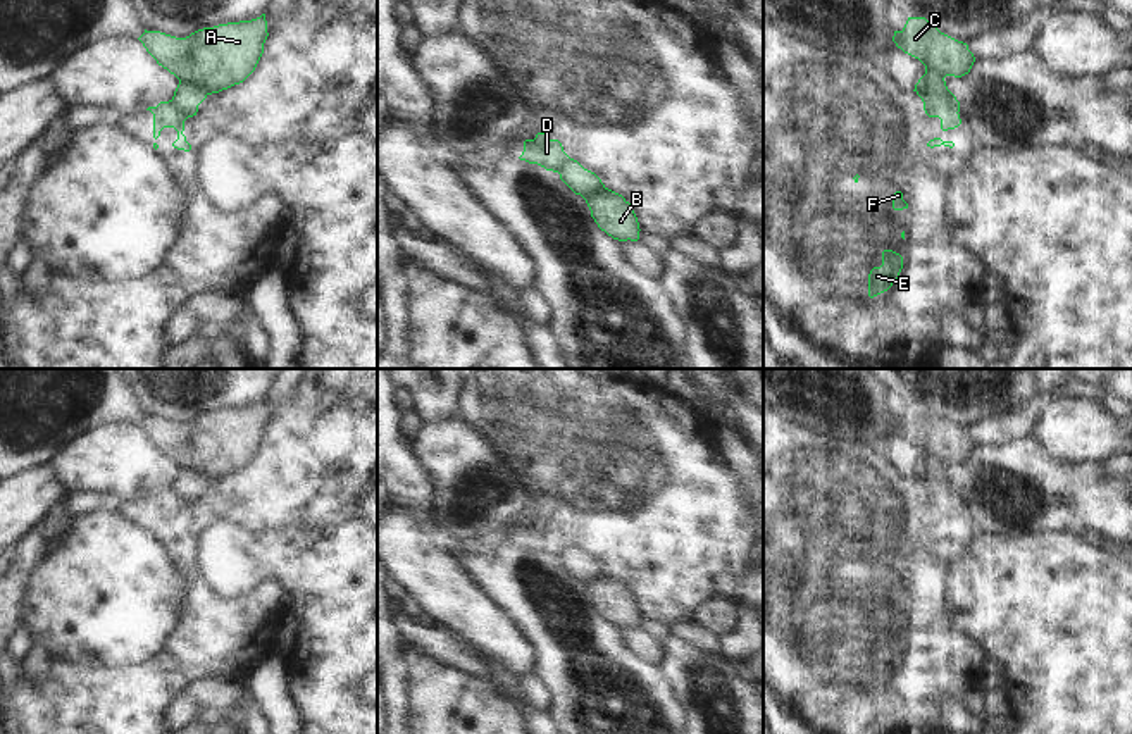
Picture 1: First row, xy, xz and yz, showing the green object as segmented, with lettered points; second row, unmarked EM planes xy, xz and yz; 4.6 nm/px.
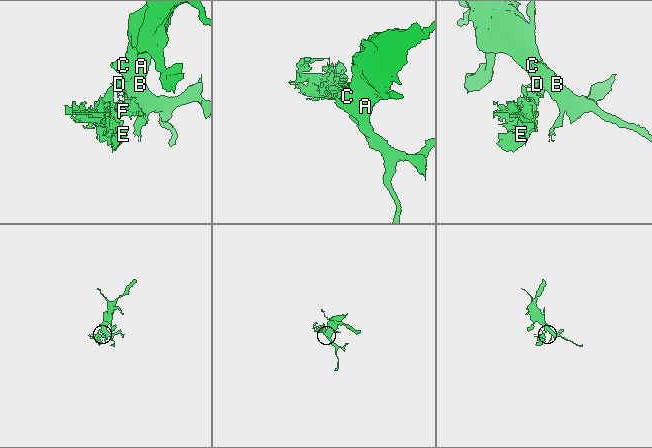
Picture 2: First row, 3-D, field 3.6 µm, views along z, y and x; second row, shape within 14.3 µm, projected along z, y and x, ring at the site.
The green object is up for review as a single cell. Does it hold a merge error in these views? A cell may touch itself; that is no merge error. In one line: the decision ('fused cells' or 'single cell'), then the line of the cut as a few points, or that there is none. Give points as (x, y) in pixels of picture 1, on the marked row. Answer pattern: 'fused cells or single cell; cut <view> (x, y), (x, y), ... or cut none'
fused cells; cut yz (917, 92), (934, 92), (958, 111)

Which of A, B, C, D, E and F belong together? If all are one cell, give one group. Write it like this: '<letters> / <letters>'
A B C / D E F

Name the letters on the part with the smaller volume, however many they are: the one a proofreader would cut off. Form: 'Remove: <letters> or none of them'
Remove: D, E, F

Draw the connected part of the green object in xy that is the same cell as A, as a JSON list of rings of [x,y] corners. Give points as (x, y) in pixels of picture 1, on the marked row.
[[[265,14],[252,21],[203,28],[186,38],[146,31],[138,38],[159,65],[179,79],[172,102],[191,112],[208,95],[243,83],[267,40]]]

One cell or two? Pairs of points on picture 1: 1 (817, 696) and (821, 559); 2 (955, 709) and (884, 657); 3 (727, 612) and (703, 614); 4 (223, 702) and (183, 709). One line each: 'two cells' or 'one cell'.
1: one cell
2: two cells
3: one cell
4: one cell

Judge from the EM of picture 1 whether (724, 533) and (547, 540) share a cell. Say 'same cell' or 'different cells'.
same cell

